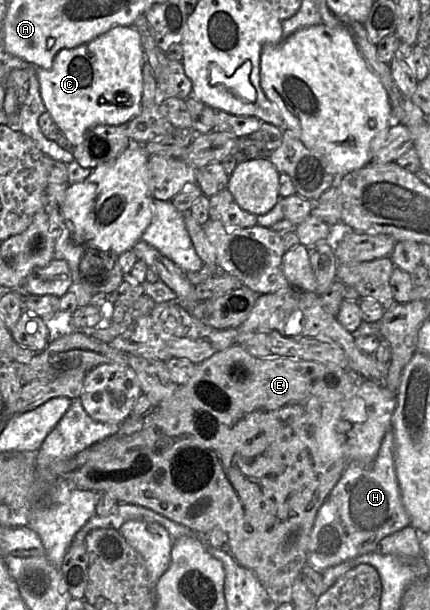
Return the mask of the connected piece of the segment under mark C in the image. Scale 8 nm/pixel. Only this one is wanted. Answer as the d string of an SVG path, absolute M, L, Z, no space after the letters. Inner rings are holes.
M115 26L84 45L60 50L50 69L36 69L46 111L74 147L82 143L90 127L127 124L139 115L143 64L144 51L139 32L134 27ZM119 95L128 95L131 101L120 101Z

